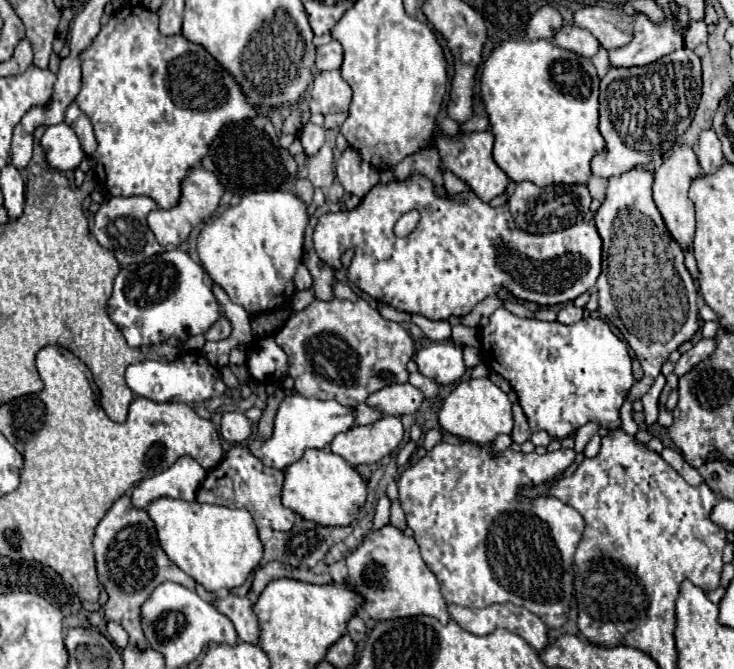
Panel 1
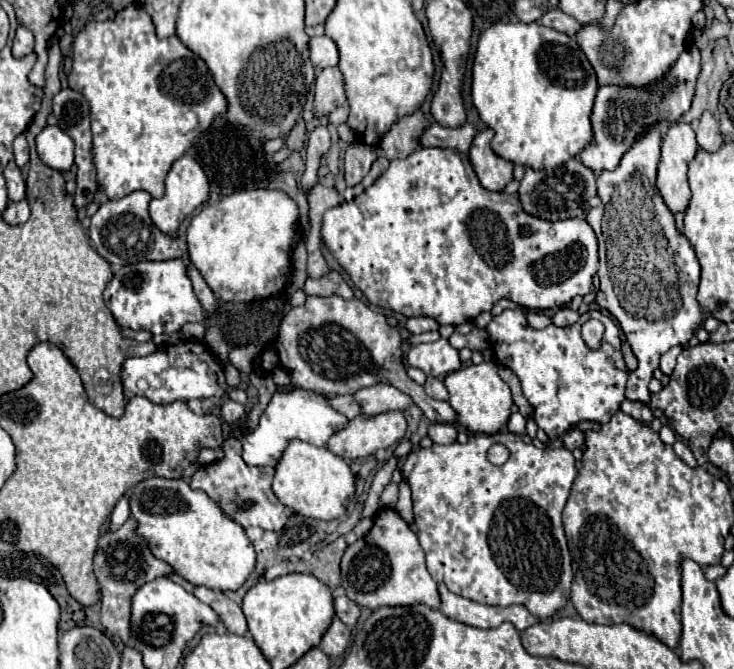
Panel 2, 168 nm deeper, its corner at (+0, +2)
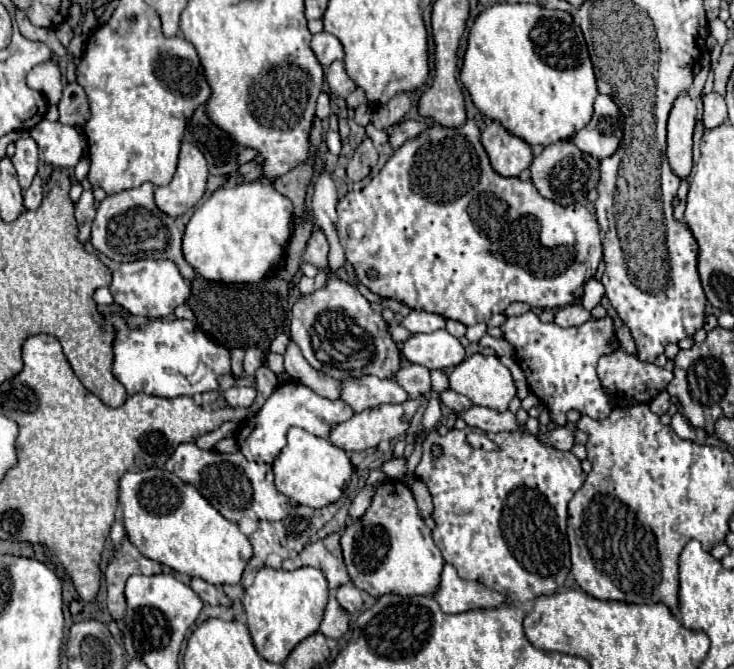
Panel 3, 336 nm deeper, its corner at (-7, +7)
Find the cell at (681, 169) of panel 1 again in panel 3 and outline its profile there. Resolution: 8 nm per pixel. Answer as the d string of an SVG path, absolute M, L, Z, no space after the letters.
M681 94L669 114L667 123L667 149L671 170L679 178L687 178L693 168L693 130L695 130L695 102Z

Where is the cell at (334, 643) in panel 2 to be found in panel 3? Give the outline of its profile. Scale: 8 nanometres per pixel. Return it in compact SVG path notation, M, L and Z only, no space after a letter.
M329 592L329 602L325 606L325 614L321 620L319 630L329 636L339 640L347 630L349 630L349 614L339 606L339 602L335 600L335 592Z

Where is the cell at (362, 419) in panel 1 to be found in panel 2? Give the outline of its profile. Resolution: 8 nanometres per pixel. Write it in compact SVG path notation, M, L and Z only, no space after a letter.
M340 395L340 397L334 397L334 399L328 399L328 403L330 403L336 411L344 413L348 419L354 419L354 417L362 415L362 409L360 409L360 405L354 401L352 395Z

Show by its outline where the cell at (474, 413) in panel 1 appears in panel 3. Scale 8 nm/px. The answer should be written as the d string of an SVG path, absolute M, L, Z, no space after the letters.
M473 354L465 358L461 364L457 364L449 374L449 388L467 396L475 406L495 408L499 412L505 412L511 398L515 398L517 394L511 372L499 362L497 356L483 356L483 354Z

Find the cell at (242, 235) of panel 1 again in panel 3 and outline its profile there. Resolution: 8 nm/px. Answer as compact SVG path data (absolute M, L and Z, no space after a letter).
M241 182L215 190L189 218L183 256L195 272L215 282L259 282L279 266L293 230L293 206L271 182Z

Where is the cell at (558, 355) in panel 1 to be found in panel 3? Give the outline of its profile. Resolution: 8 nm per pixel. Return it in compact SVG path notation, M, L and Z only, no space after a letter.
M535 312L523 316L507 318L501 326L505 340L515 348L519 366L523 368L531 392L549 408L551 420L557 426L567 424L567 410L579 410L591 418L601 420L613 410L613 400L603 392L603 386L597 376L597 360L601 354L615 350L613 344L613 320L587 320L581 326L559 328L557 324L545 324L537 318Z

